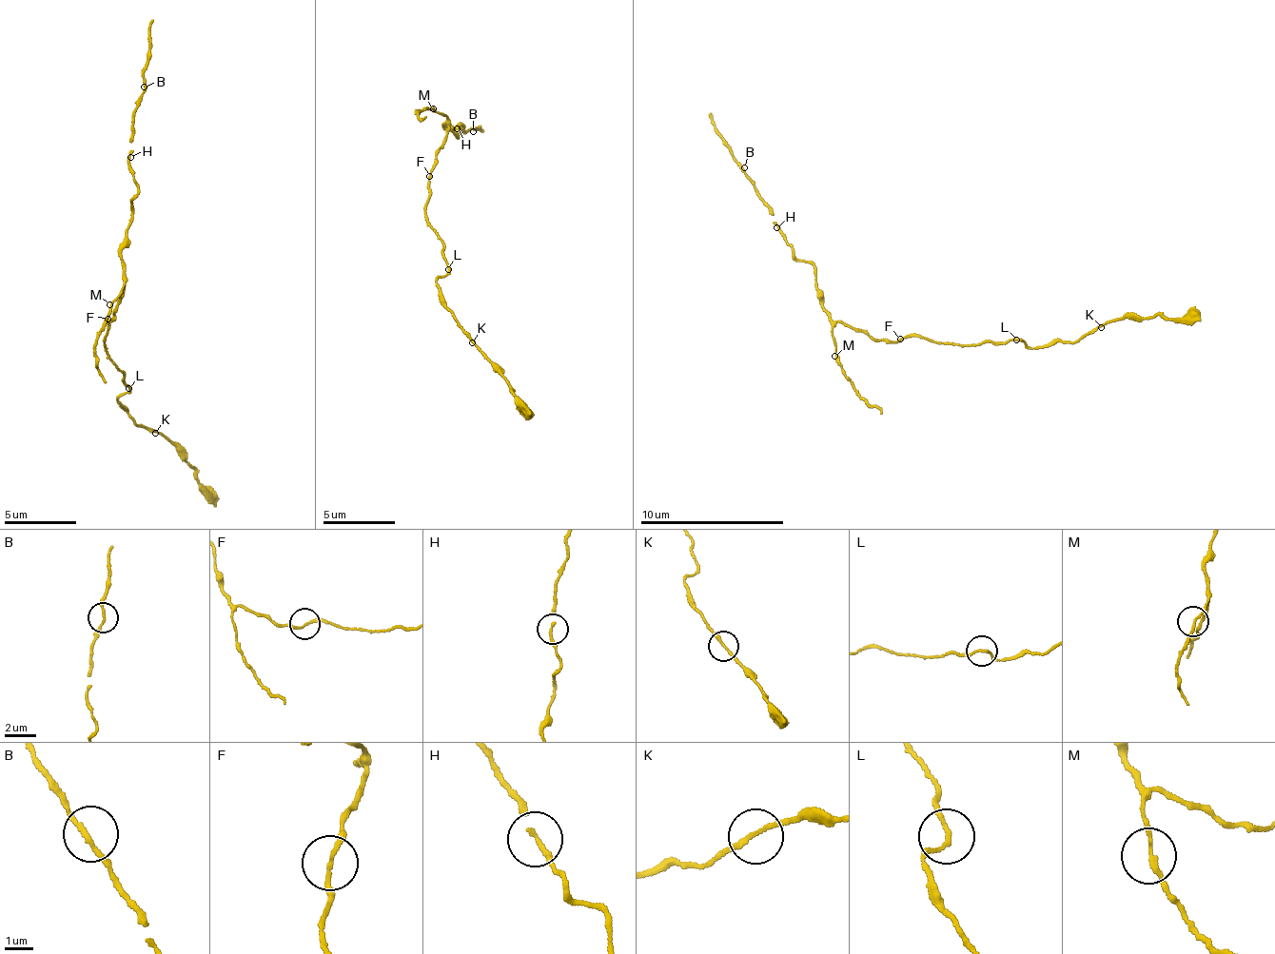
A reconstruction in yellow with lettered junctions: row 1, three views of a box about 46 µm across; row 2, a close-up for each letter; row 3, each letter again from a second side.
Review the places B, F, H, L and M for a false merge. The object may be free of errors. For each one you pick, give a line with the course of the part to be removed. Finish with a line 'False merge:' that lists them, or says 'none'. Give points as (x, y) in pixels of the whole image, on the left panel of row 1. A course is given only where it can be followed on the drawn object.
False merge: none

